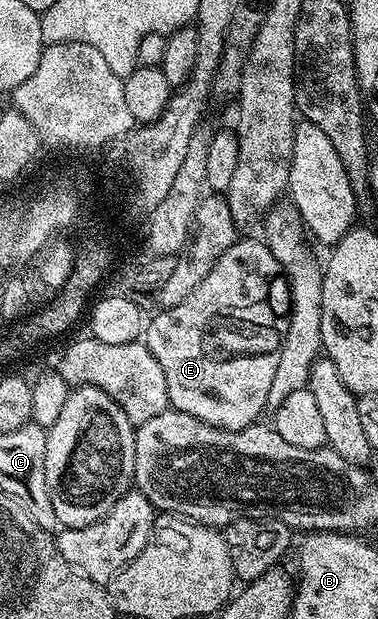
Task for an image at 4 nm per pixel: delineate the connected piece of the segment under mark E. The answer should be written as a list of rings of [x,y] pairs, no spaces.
[[[235,240],[233,247],[229,247],[229,251],[225,251],[225,255],[221,255],[221,259],[217,259],[217,263],[213,263],[213,271],[209,271],[209,275],[205,275],[205,280],[197,287],[197,291],[193,291],[193,295],[189,295],[189,299],[185,299],[172,309],[160,308],[159,314],[152,321],[150,318],[145,329],[145,344],[149,347],[149,351],[153,351],[153,359],[157,359],[157,363],[161,363],[161,371],[165,371],[170,408],[181,411],[185,415],[193,415],[213,427],[221,427],[234,433],[239,429],[256,424],[262,418],[259,416],[262,415],[263,409],[268,408],[269,387],[273,387],[273,374],[277,372],[277,359],[281,359],[283,334],[287,332],[288,314],[285,312],[285,307],[290,306],[291,303],[291,290],[283,269],[277,263],[273,251],[269,251],[266,240],[258,240]]]

